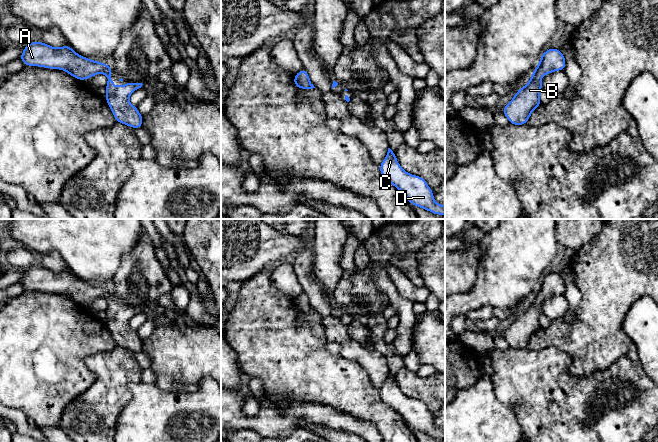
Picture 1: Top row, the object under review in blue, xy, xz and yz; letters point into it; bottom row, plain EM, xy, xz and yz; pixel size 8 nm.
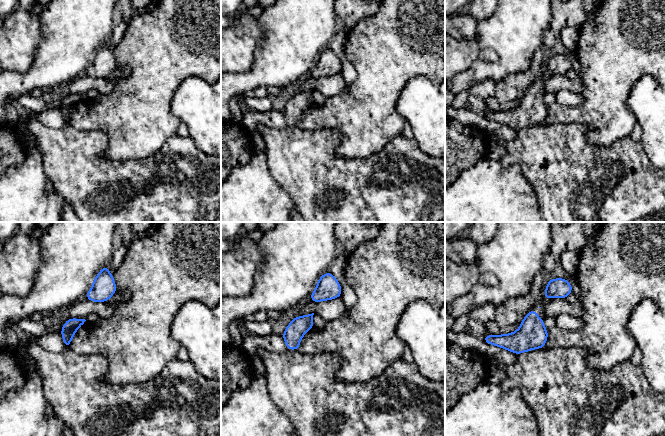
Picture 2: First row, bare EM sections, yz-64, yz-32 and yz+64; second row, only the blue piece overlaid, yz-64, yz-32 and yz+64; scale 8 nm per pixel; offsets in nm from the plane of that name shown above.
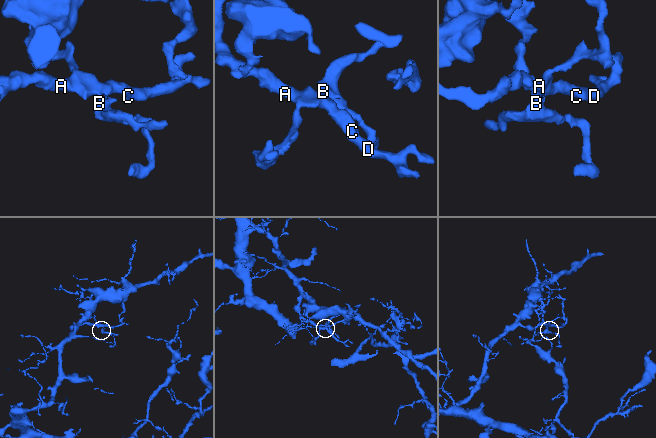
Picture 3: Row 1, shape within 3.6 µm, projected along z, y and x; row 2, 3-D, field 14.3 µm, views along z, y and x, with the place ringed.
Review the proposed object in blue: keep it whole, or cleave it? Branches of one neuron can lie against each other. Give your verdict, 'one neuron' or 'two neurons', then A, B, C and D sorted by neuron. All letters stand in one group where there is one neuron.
one neuron; groups A B C D

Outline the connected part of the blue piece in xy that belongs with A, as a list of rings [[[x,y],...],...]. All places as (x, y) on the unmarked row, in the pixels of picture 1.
[[[33,265],[25,269],[19,283],[25,290],[64,294],[81,305],[100,297],[105,298],[108,301],[105,324],[116,346],[134,353],[142,351],[143,340],[138,336],[137,330],[130,328],[129,320],[143,308],[128,306],[125,310],[118,309],[115,313],[114,304],[110,302],[112,300],[110,289],[85,282],[77,278],[69,269],[55,272],[41,265]]]

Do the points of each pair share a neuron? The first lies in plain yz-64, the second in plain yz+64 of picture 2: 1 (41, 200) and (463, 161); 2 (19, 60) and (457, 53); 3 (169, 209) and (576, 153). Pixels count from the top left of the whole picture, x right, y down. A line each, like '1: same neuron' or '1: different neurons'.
1: different neurons
2: same neuron
3: same neuron

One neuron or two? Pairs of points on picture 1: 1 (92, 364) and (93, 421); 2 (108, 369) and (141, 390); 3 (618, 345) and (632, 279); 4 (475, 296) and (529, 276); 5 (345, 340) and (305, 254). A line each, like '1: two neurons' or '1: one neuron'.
1: one neuron
2: two neurons
3: one neuron
4: one neuron
5: one neuron

